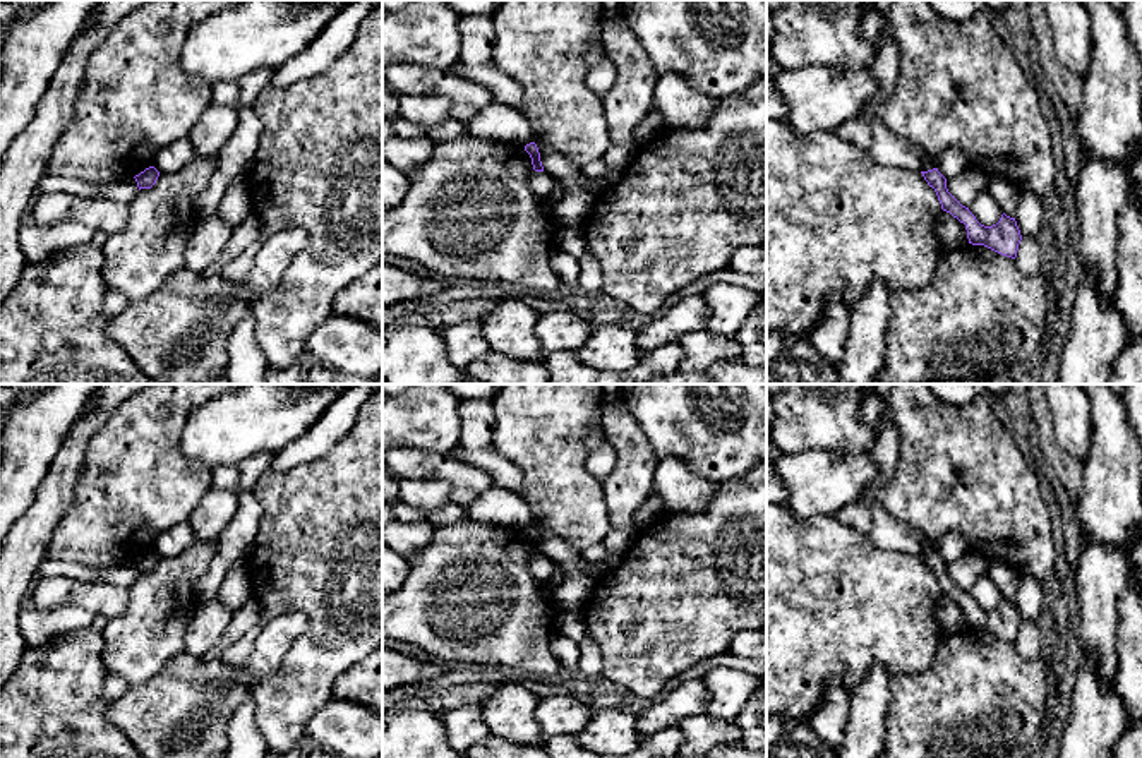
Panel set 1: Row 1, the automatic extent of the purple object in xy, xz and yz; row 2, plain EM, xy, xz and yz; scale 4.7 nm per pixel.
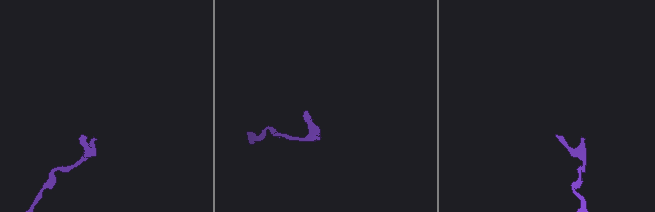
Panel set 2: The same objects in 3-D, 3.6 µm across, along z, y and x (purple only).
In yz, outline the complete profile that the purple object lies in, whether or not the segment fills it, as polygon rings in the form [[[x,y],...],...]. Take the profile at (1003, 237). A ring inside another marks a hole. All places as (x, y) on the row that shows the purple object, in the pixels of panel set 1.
[[[938,168],[921,171],[929,187],[935,189],[941,209],[950,213],[965,225],[969,244],[984,245],[1001,256],[1017,257],[1019,244],[1022,240],[1015,218],[1001,214],[993,226],[981,225],[969,208],[962,206],[947,189],[947,178]]]

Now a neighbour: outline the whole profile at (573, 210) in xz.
[[[537,135],[533,142],[538,147],[544,171],[566,185],[564,199],[552,209],[554,220],[559,226],[583,225],[592,211],[595,197],[580,187],[581,171],[562,154],[547,147]]]

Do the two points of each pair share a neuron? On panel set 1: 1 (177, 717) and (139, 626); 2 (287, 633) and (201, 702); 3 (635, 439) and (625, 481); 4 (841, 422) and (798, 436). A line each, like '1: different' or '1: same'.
1: different
2: same
3: same
4: same

